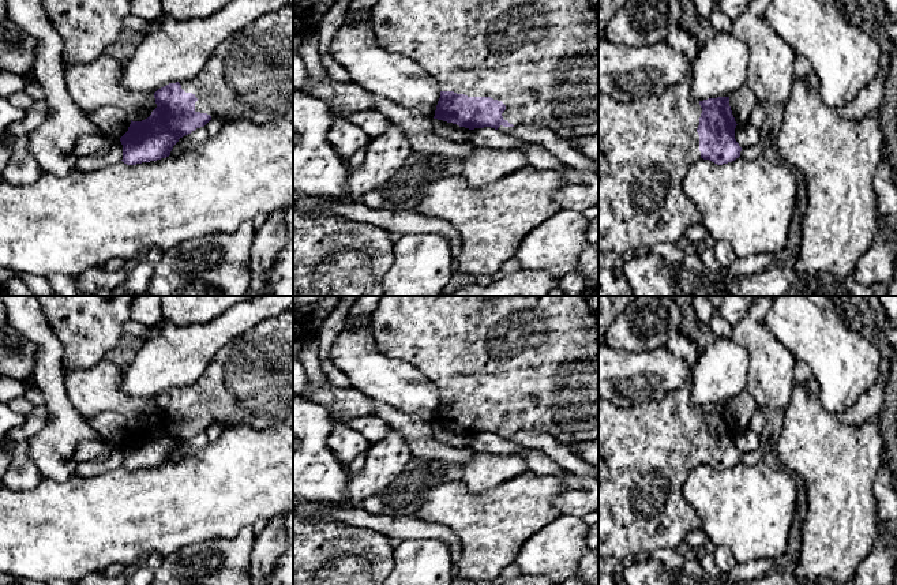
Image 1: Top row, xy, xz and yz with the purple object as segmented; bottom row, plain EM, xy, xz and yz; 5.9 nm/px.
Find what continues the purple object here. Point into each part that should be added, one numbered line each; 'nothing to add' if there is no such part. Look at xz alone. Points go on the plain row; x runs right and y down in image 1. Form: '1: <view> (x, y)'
1: xz (536, 356)

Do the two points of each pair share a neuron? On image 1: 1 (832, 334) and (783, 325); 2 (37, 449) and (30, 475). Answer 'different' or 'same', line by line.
1: same
2: different

